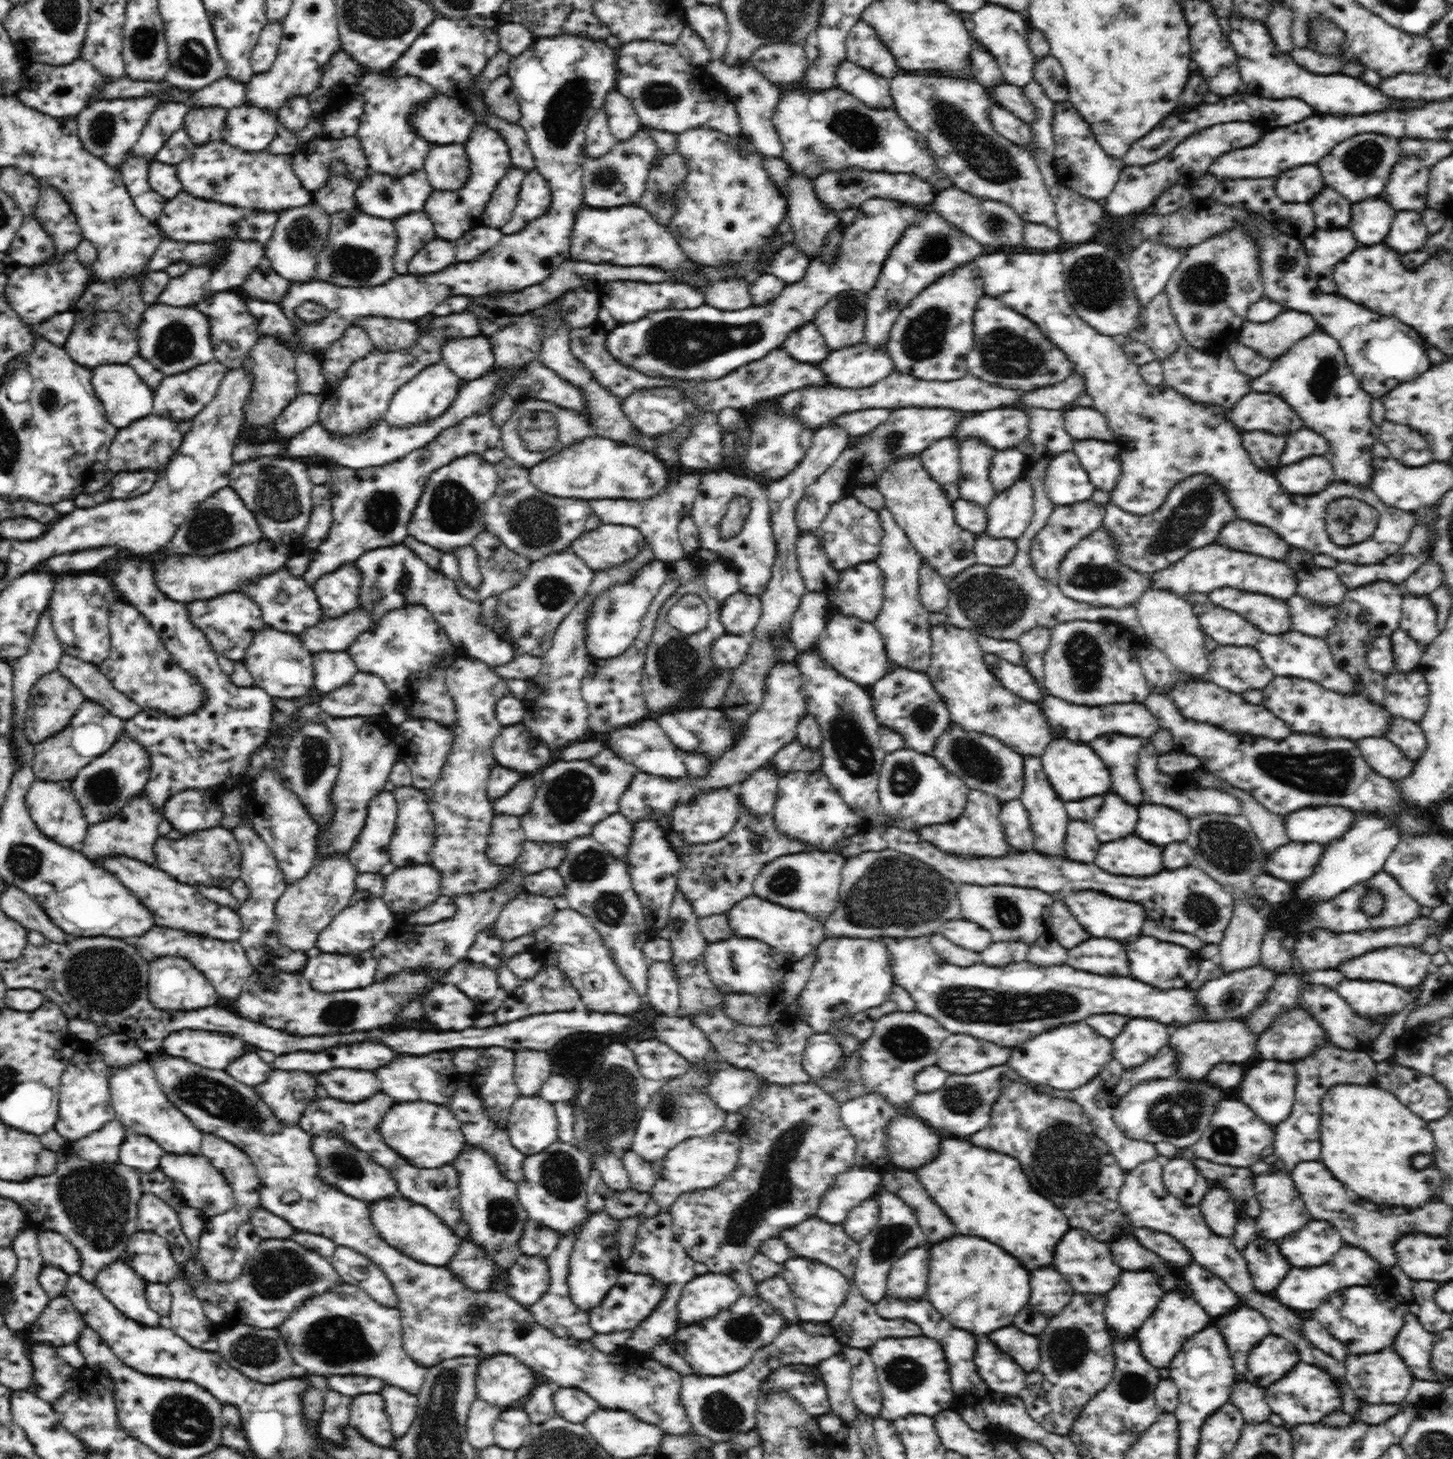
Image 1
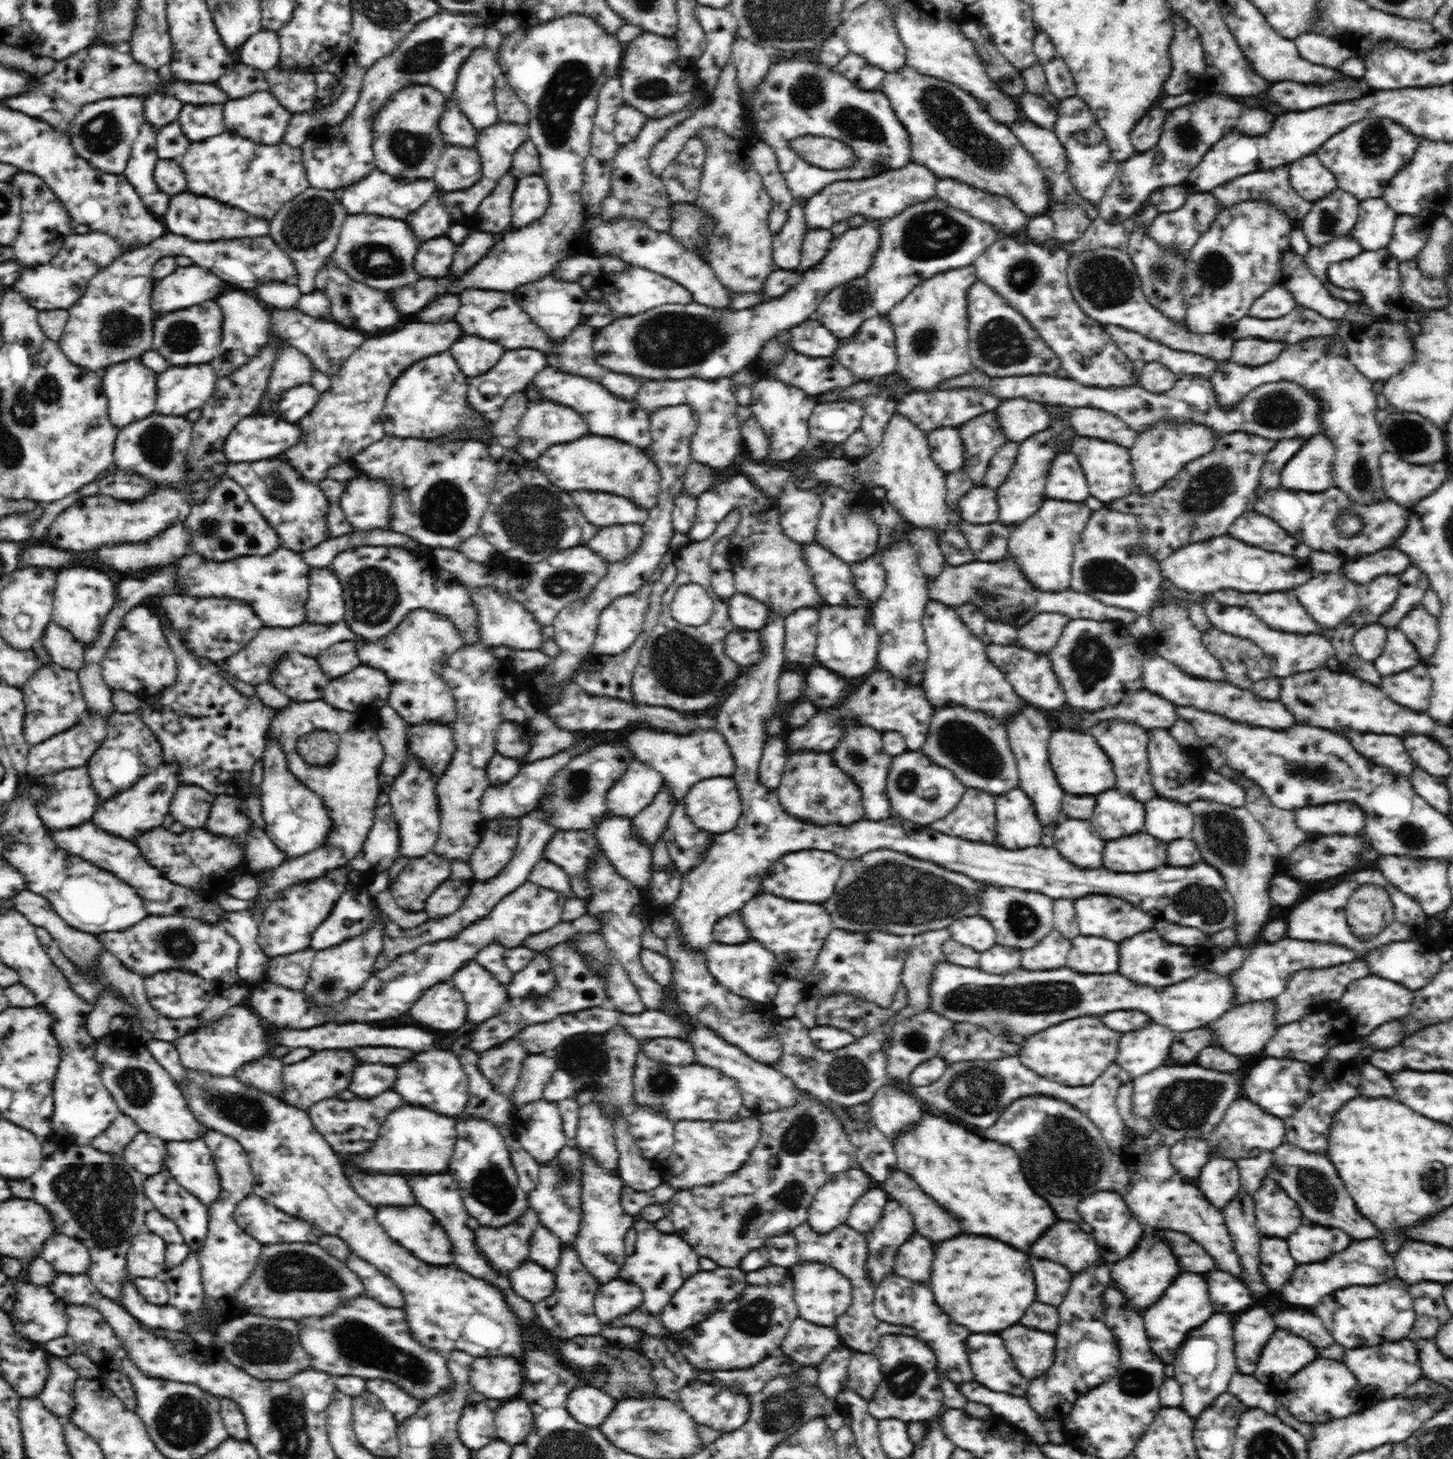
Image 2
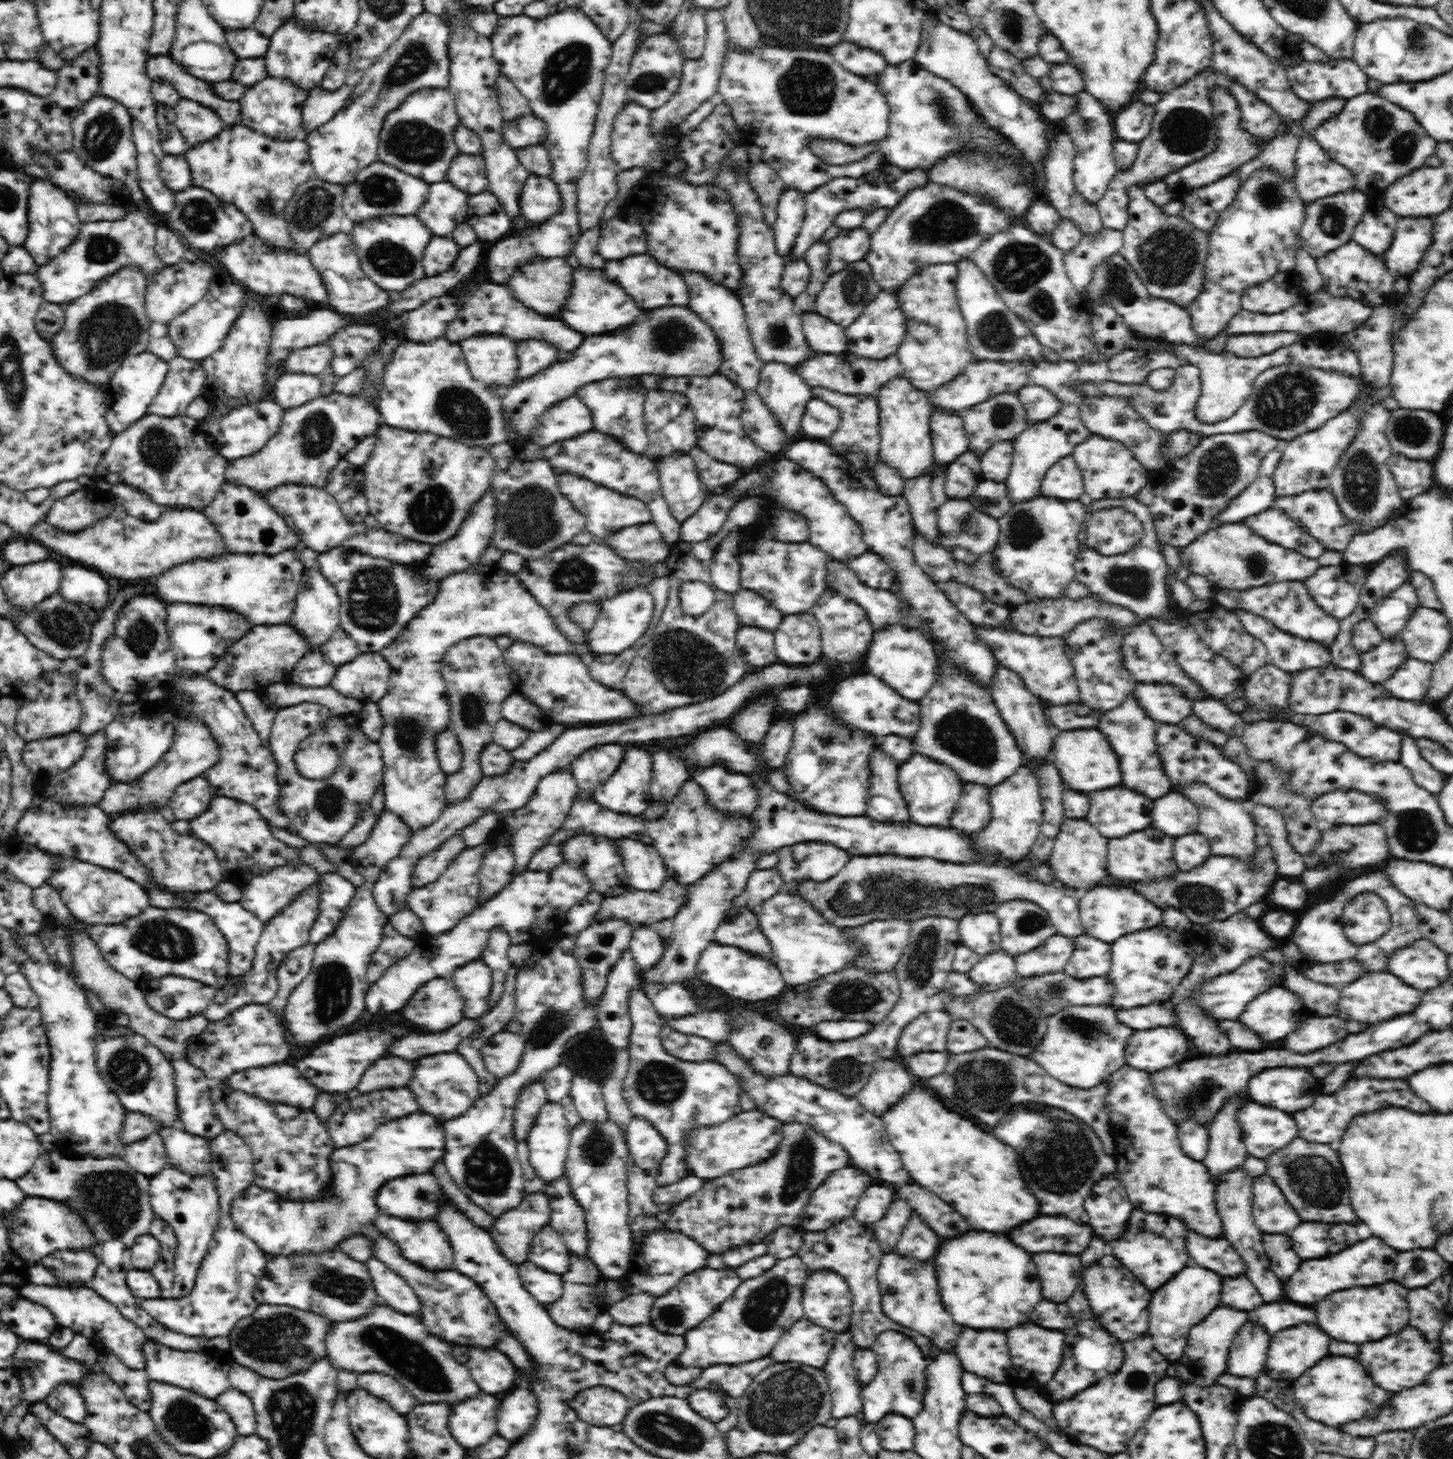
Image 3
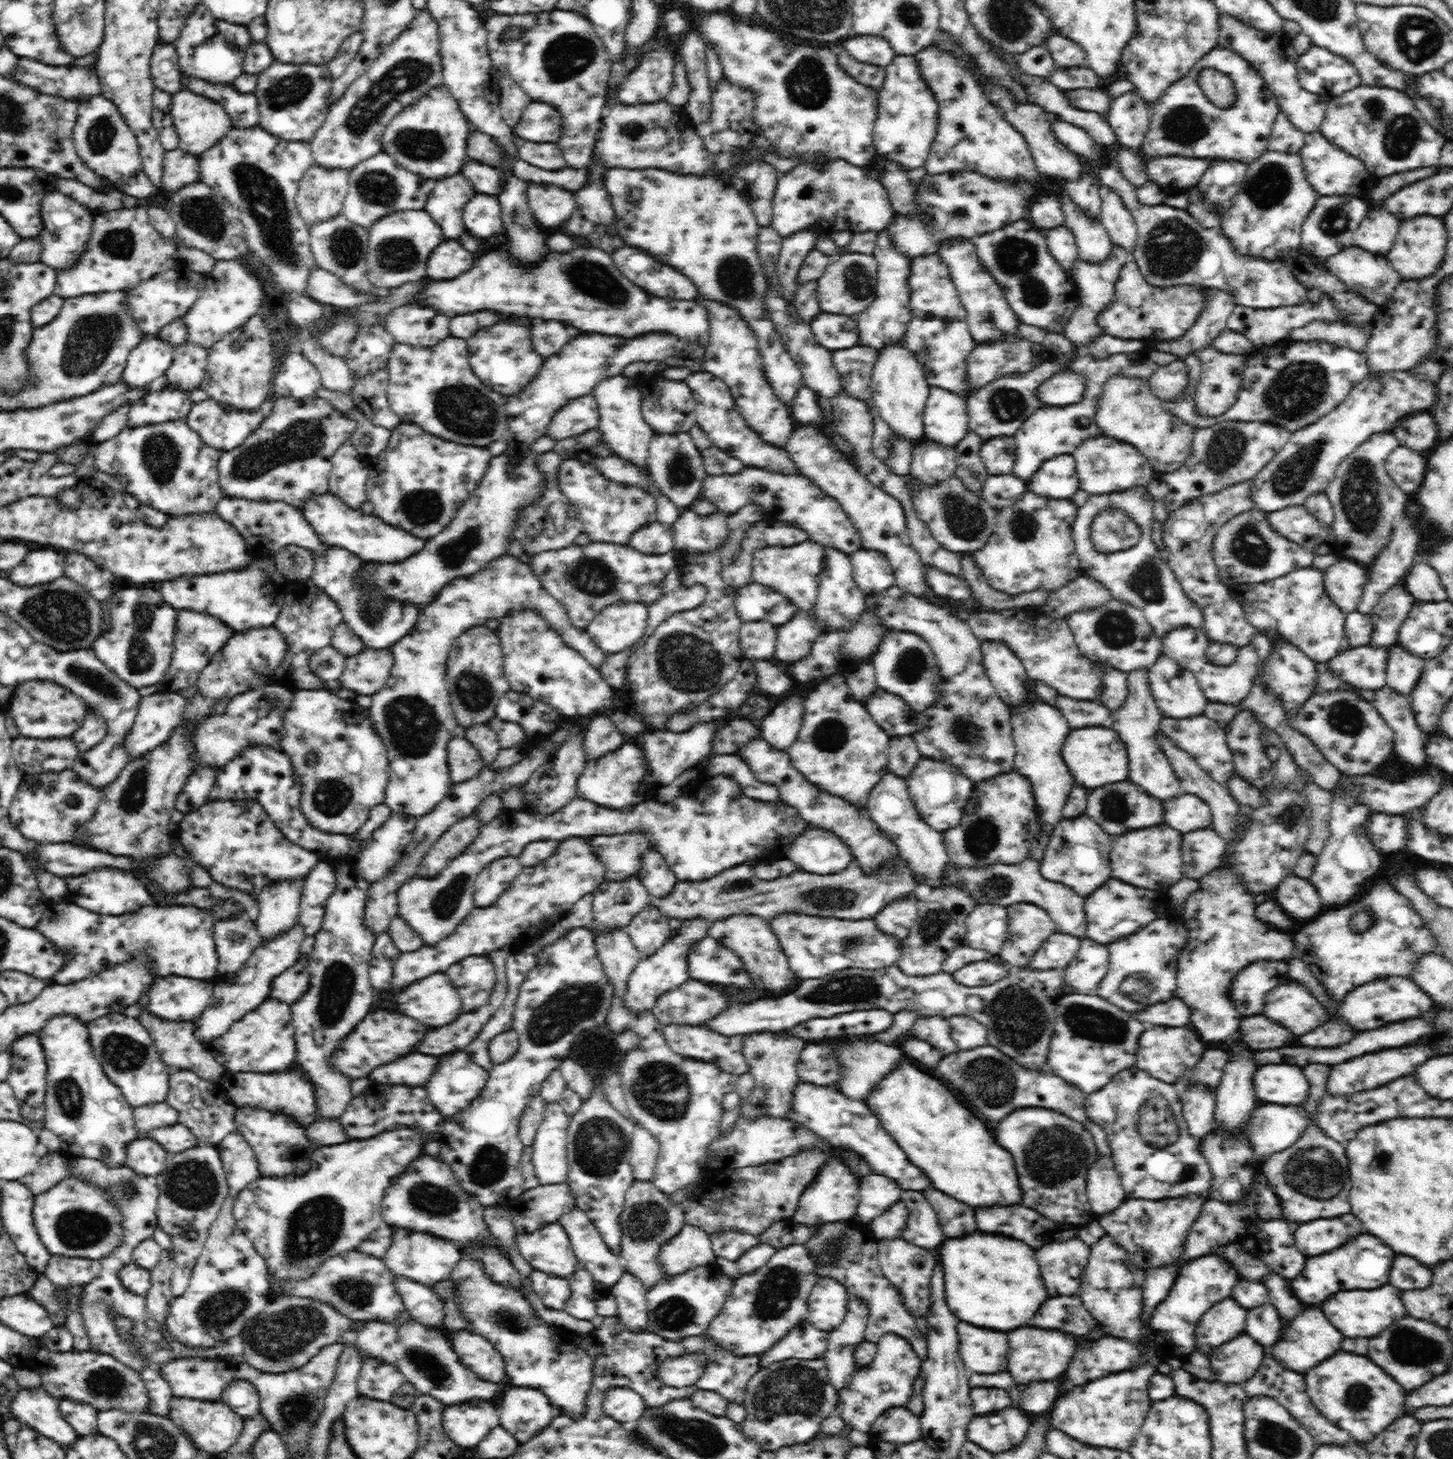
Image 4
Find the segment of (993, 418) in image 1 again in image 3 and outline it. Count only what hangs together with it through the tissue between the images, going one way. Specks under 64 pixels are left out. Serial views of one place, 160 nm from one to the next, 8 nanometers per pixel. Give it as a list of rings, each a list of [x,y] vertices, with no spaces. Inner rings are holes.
[[[1027,385],[1018,391],[1020,403],[1027,411],[1027,423],[1044,422],[1060,409],[1060,402],[1042,386]]]

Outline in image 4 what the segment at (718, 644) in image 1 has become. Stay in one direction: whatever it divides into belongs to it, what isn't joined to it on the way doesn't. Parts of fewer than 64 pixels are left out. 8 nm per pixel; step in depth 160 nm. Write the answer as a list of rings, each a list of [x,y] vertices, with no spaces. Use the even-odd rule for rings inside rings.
[[[744,622],[739,634],[739,646],[746,659],[774,660],[778,626],[771,622]]]

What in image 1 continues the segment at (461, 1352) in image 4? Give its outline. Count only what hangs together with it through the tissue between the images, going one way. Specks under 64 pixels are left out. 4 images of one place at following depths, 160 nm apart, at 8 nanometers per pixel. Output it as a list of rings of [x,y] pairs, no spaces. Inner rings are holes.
[[[512,1355],[488,1356],[477,1367],[477,1399],[506,1408],[529,1397],[539,1379],[535,1371]]]

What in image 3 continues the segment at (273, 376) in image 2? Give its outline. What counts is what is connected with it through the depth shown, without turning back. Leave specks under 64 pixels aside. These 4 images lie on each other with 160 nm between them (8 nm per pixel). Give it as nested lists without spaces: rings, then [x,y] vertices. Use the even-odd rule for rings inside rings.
[[[326,345],[307,346],[293,350],[284,360],[284,374],[320,375],[327,372],[333,358],[332,349]]]

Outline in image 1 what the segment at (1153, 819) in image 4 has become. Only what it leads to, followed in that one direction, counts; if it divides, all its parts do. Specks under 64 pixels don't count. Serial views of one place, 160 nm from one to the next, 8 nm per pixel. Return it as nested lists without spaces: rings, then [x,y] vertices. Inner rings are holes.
[[[1106,794],[1104,806],[1100,808],[1092,824],[1094,824],[1096,836],[1100,838],[1100,842],[1112,842],[1112,840],[1132,834],[1136,820],[1138,820],[1136,806],[1124,802],[1120,796]]]

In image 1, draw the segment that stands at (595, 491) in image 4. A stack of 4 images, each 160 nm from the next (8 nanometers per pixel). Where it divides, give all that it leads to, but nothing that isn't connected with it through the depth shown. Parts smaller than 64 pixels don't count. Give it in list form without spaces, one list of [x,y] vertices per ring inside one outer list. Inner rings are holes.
[[[682,471],[678,480],[670,481],[660,490],[656,497],[643,501],[629,499],[597,499],[588,501],[590,510],[604,522],[604,524],[633,526],[643,534],[647,544],[650,544],[655,558],[668,564],[684,559],[684,551],[678,540],[679,522],[685,515],[691,514],[700,481],[705,471]]]

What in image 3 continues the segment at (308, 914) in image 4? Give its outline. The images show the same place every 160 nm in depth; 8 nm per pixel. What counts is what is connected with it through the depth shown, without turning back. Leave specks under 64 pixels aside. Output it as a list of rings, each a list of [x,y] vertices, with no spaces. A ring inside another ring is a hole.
[[[324,874],[319,880],[321,893],[318,918],[309,932],[309,942],[317,945],[336,930],[349,909],[356,886],[339,874]]]

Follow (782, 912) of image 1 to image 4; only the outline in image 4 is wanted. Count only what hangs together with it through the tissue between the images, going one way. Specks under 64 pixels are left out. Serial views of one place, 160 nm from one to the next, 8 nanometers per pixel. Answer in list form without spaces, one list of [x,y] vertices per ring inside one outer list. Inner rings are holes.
[[[781,913],[768,924],[775,931],[797,982],[825,978],[844,969],[883,969],[896,965],[903,952],[900,939],[878,931],[873,919],[852,921],[812,917],[801,913]]]

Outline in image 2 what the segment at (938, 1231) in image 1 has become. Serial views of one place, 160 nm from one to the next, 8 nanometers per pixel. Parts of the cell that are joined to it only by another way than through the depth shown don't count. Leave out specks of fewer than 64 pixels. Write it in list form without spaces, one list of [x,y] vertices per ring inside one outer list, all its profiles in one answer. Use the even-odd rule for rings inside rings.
[[[898,1169],[883,1180],[883,1184],[888,1196],[910,1211],[918,1234],[932,1242],[942,1242],[960,1234],[958,1222],[926,1192],[920,1190],[920,1185],[909,1174]]]

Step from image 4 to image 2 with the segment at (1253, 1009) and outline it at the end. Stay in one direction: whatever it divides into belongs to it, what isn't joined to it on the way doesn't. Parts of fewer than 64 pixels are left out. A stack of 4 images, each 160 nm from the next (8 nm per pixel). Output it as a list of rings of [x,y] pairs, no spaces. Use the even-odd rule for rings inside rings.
[[[948,961],[938,962],[934,966],[931,990],[928,993],[930,993],[928,1010],[942,1015],[954,1025],[968,1023],[986,1029],[990,1033],[1001,1034],[1010,1031],[1011,1034],[1024,1038],[1038,1034],[1056,1023],[1064,1022],[1064,1018],[1078,1018],[1082,1014],[1108,1014],[1114,1010],[1142,1010],[1156,1024],[1168,1027],[1176,1033],[1188,1032],[1218,1021],[1224,1013],[1234,1008],[1234,1002],[1238,1000],[1238,991],[1235,990],[1234,984],[1226,976],[1208,970],[1199,971],[1188,981],[1178,982],[1163,989],[1148,990],[1148,986],[1132,986],[1132,982],[1128,982],[1128,978],[1120,974],[1080,974],[1070,968],[1058,968],[1048,972],[1016,968],[1007,974],[992,975],[980,970],[979,967],[958,966]]]

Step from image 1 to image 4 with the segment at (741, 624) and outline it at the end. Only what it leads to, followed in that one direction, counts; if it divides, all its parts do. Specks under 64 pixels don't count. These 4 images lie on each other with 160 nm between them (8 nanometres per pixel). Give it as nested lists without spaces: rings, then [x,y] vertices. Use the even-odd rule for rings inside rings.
[[[750,583],[736,589],[735,607],[744,622],[771,622],[780,626],[799,612],[798,607],[779,591]]]

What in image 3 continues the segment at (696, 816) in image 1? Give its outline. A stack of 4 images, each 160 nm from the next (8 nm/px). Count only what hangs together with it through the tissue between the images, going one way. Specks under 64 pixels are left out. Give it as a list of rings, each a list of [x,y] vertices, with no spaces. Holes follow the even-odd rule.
[[[712,765],[696,769],[691,779],[700,785],[708,805],[716,811],[750,816],[756,808],[758,791],[744,773],[732,773],[726,767]]]

